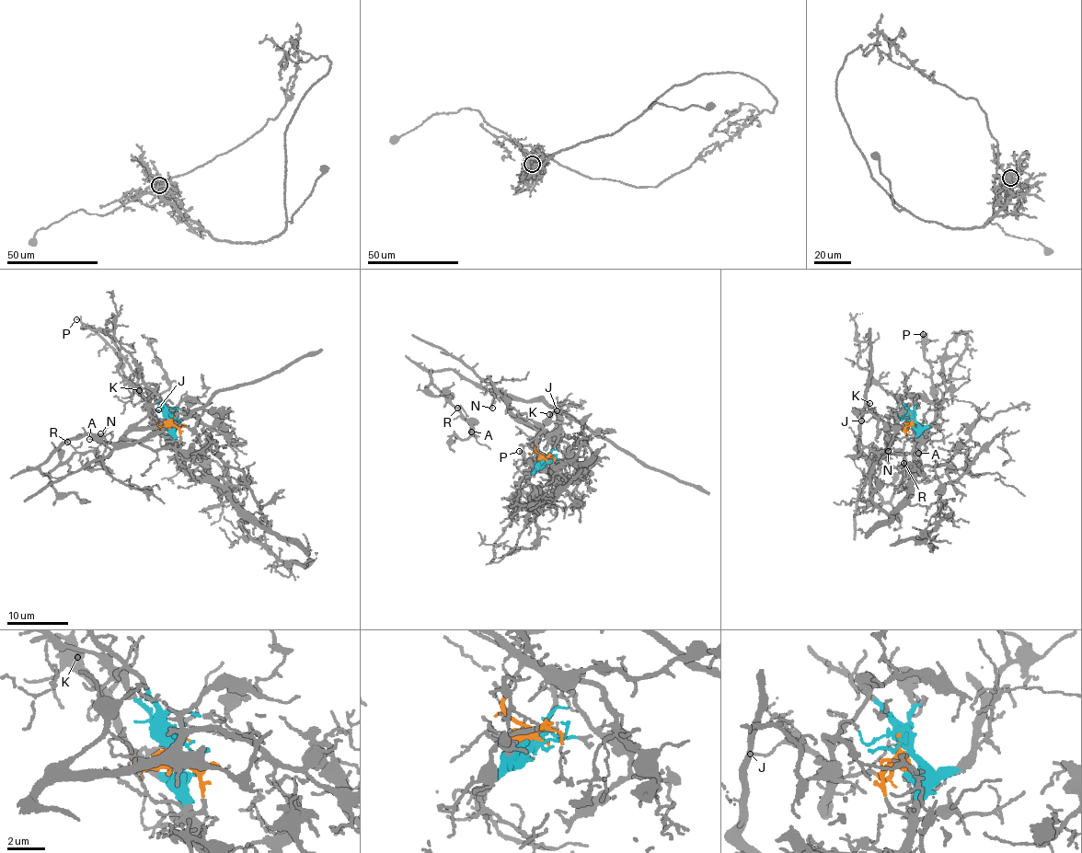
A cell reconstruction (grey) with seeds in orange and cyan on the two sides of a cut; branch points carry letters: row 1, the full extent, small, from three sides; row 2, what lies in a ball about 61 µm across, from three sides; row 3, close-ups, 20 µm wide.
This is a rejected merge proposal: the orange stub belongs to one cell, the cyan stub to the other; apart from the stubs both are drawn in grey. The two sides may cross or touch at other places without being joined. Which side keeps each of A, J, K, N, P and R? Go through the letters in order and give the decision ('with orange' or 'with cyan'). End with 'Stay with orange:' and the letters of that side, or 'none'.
A: with orange
J: with orange
K: with orange
N: with orange
P: with cyan
R: with orange
Stay with orange: A, J, K, N, R

